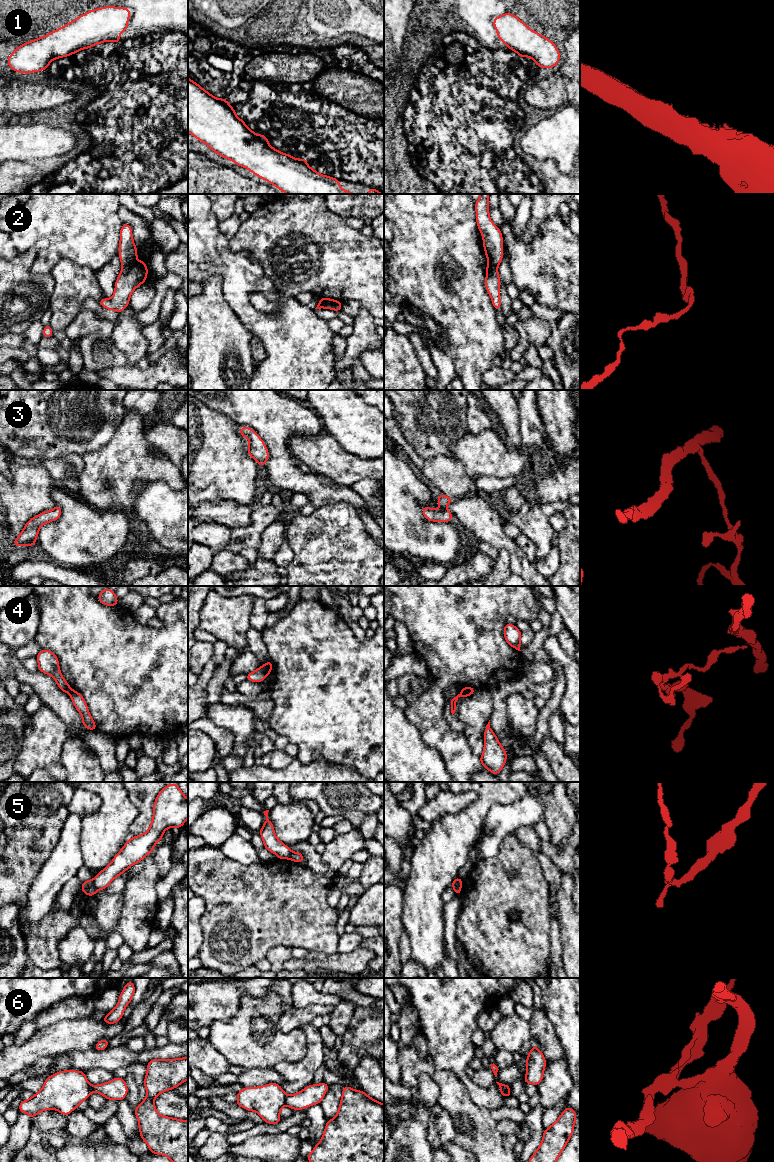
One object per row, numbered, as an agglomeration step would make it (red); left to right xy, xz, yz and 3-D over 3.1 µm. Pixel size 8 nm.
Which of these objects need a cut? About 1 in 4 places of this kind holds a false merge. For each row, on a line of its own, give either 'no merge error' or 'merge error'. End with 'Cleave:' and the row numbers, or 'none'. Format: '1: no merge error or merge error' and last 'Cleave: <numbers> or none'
1: no merge error
2: merge error
3: no merge error
4: merge error
5: merge error
6: merge error
Cleave: 2, 4, 5, 6

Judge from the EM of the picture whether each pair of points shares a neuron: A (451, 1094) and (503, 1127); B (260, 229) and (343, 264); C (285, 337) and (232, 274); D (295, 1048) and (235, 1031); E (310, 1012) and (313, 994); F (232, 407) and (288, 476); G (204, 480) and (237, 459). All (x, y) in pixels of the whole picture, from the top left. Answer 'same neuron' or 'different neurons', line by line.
A: different neurons
B: same neuron
C: same neuron
D: same neuron
E: different neurons
F: same neuron
G: same neuron

